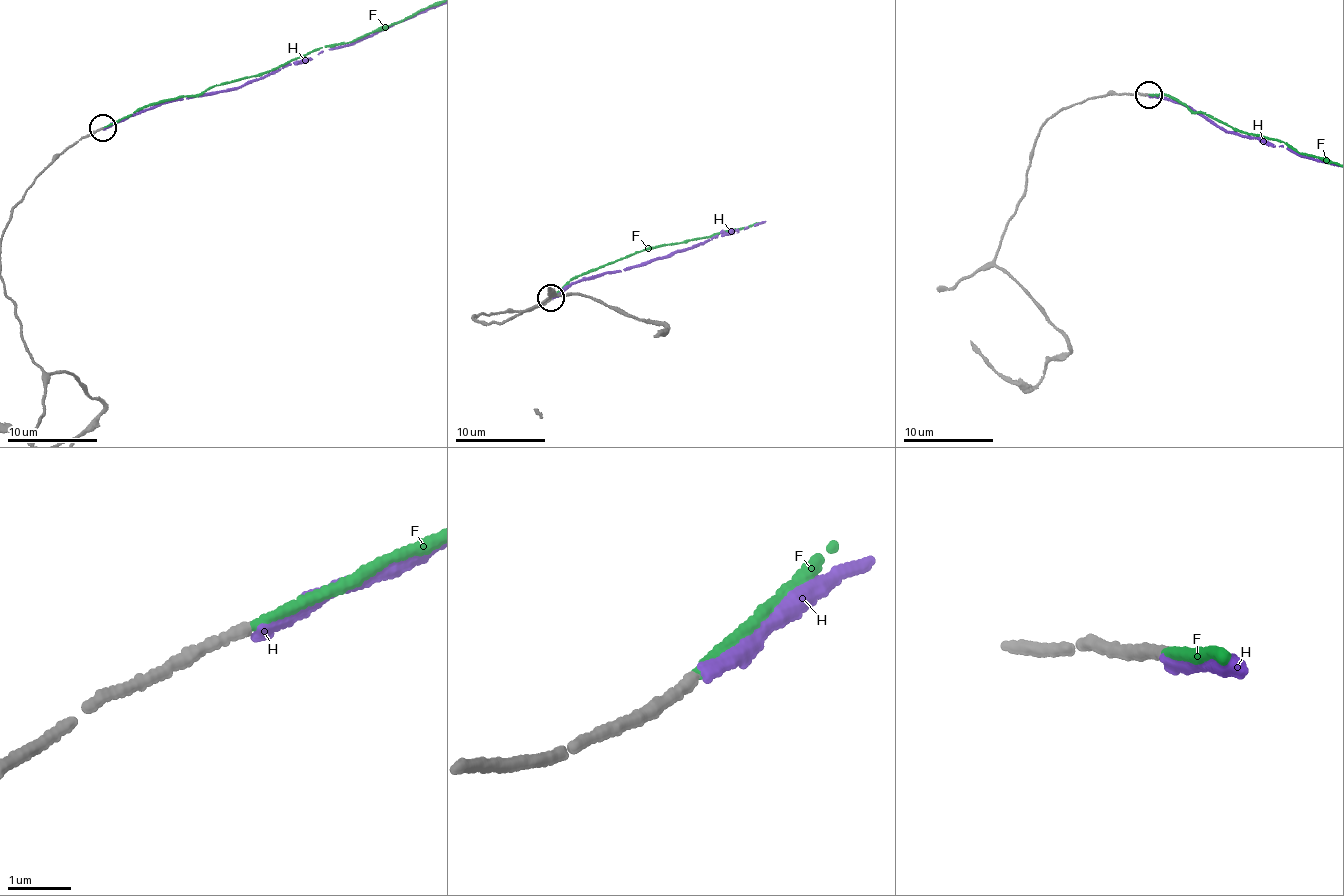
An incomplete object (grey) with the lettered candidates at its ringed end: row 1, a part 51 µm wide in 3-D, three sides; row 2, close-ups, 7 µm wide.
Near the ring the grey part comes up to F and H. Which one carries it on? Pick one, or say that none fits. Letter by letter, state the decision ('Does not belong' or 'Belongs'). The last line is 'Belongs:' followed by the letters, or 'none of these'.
F: Belongs
H: Does not belong
Belongs: F

